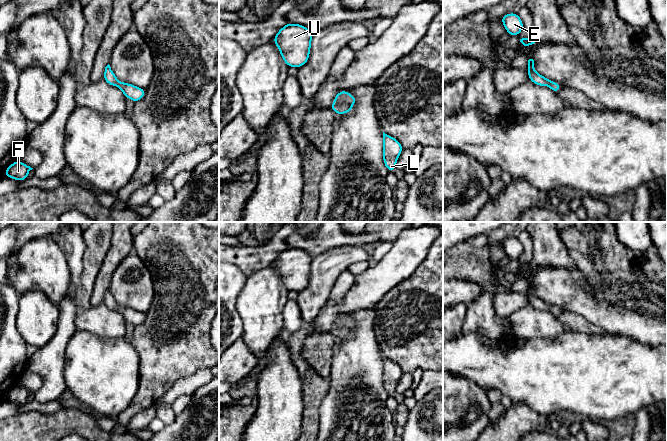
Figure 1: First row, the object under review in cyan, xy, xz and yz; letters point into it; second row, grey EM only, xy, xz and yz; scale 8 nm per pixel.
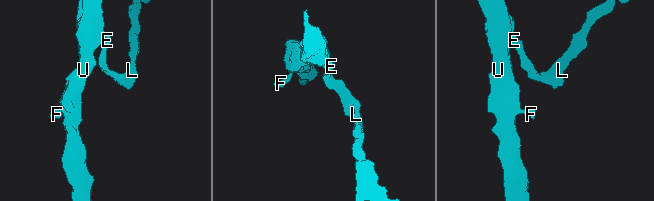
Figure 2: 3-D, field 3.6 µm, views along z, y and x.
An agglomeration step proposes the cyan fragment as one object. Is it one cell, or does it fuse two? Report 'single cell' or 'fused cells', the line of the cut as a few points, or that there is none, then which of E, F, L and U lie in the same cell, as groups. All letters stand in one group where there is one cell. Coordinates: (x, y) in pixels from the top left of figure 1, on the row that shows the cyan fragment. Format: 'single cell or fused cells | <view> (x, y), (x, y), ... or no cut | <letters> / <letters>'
single cell | no cut | E F L U

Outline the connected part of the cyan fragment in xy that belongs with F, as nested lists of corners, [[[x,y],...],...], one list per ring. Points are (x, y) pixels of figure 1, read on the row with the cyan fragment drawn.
[[[17,160],[5,170],[4,175],[18,181],[24,181],[28,177],[28,172],[32,169],[30,166]]]

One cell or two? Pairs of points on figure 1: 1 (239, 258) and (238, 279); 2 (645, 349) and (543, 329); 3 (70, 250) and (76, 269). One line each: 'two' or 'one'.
1: two
2: two
3: one

